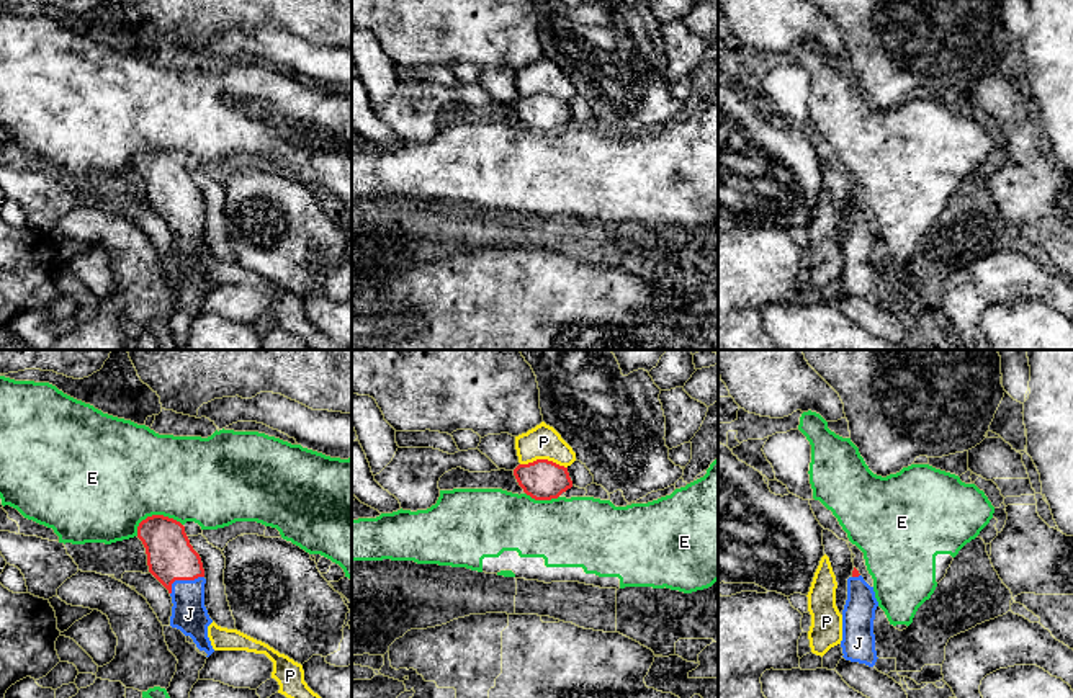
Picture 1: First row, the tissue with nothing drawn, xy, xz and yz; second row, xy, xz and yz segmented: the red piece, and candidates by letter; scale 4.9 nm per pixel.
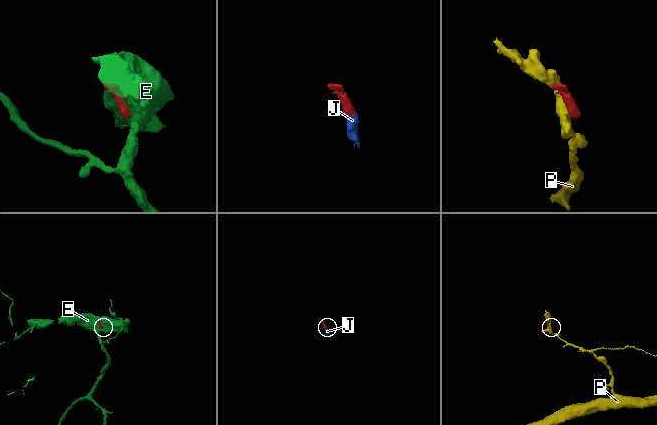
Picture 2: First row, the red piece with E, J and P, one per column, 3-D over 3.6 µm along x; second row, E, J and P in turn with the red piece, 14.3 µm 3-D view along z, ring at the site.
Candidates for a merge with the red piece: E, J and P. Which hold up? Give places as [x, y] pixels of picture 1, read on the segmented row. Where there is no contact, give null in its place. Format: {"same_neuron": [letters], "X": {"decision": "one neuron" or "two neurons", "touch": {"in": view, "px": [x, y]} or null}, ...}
{"same_neuron": ["J"], "E": {"decision": "two neurons", "touch": {"in": "xy", "px": [154, 515]}}, "J": {"decision": "one neuron", "touch": {"in": "xy", "px": [182, 579]}}, "P": {"decision": "two neurons", "touch": {"in": "xz", "px": [543, 460]}}}

